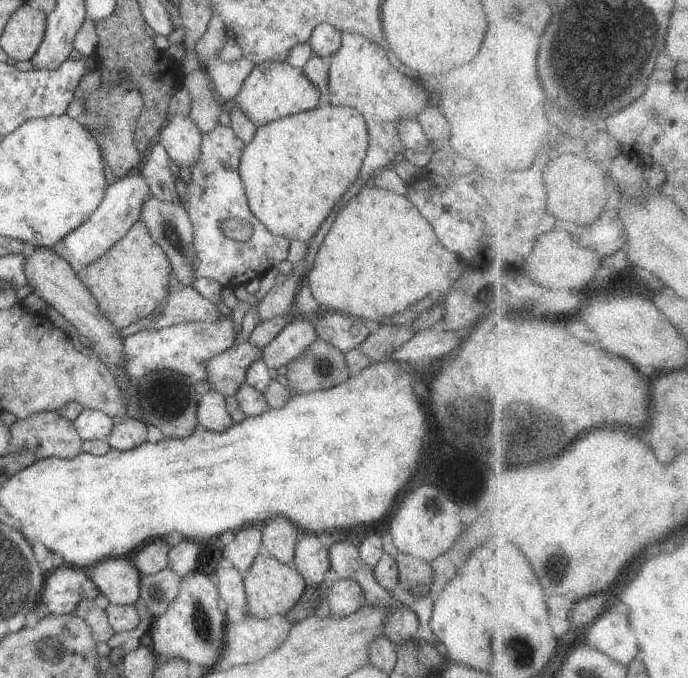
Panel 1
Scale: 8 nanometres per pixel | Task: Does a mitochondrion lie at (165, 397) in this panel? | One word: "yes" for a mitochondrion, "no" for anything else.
yes

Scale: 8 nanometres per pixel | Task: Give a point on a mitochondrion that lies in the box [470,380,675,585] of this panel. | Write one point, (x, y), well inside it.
(543, 468)

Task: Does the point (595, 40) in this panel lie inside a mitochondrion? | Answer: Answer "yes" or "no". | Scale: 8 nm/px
yes

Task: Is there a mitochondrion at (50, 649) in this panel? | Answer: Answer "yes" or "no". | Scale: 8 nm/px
yes

